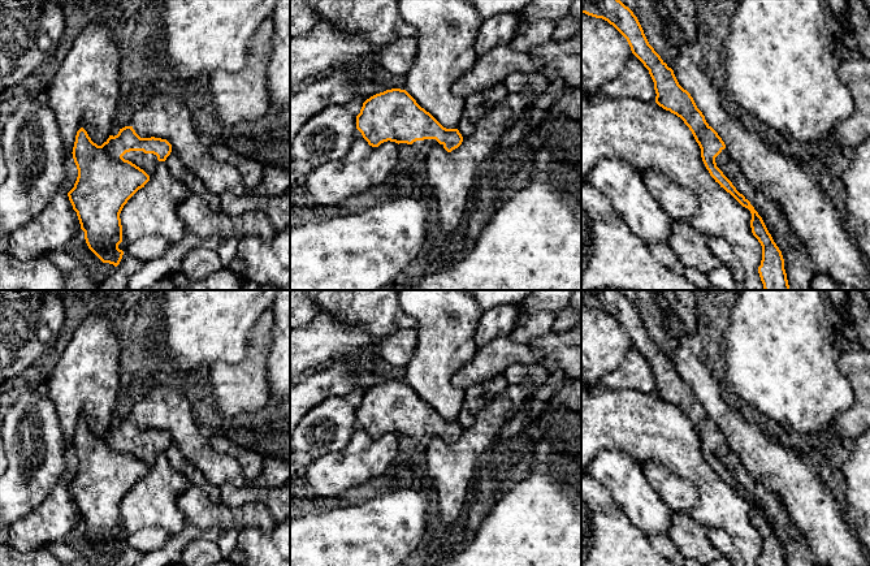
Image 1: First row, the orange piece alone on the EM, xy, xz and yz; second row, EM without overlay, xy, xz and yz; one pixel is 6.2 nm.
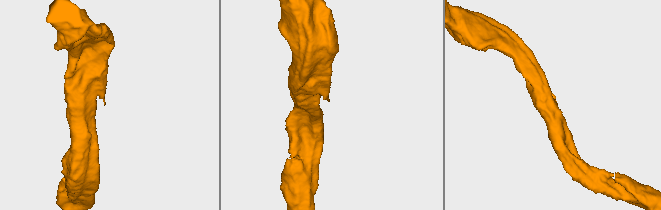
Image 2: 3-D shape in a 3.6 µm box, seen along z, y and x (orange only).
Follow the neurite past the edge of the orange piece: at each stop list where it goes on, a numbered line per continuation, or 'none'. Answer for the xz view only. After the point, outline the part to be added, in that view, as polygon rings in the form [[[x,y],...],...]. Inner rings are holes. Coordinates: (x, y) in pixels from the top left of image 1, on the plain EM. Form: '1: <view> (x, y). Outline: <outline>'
1: xz (421, 439). Outline: [[[424,431],[424,432],[416,432],[411,436],[415,442],[420,446],[427,448],[432,437],[440,437],[443,438],[443,436],[440,436],[436,431]]]

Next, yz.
1: yz (797, 552). Outline: [[[724,440],[715,449],[717,458],[732,474],[736,481],[745,488],[762,509],[774,533],[782,543],[787,566],[814,566],[814,554],[806,536],[797,528],[787,513],[782,500],[769,491],[743,463],[739,454]]]

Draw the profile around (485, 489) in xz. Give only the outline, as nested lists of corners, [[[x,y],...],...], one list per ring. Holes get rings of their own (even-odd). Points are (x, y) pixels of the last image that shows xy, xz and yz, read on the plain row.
[[[481,465],[476,472],[475,481],[472,485],[471,494],[467,510],[468,519],[466,522],[464,531],[462,532],[459,540],[454,544],[451,550],[443,554],[440,559],[446,559],[454,553],[462,550],[466,544],[475,535],[480,527],[484,518],[489,514],[497,501],[501,498],[505,488],[502,488],[494,476],[494,468],[490,466]]]

